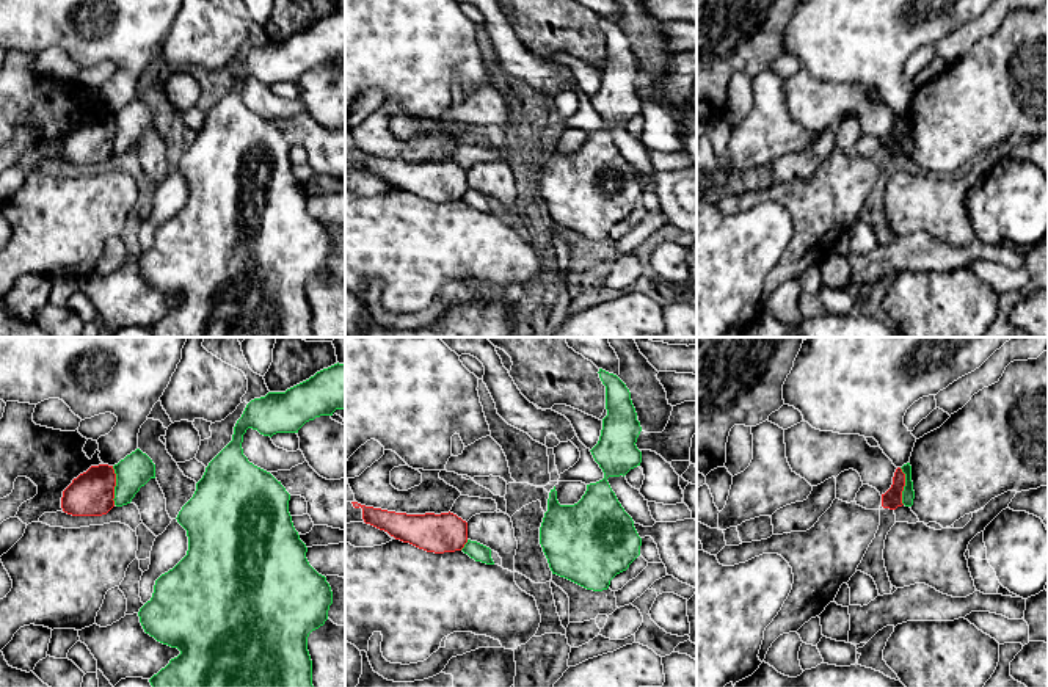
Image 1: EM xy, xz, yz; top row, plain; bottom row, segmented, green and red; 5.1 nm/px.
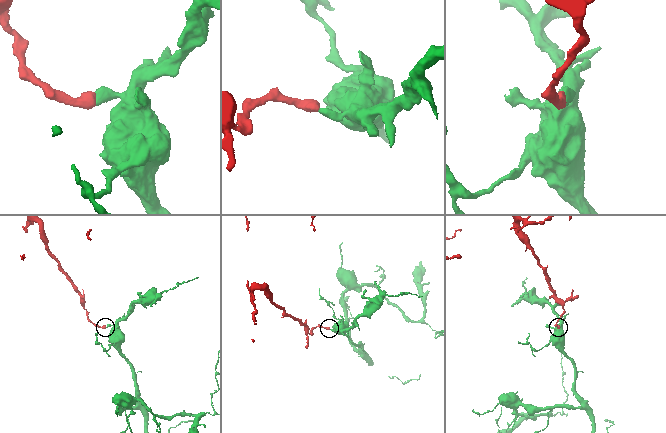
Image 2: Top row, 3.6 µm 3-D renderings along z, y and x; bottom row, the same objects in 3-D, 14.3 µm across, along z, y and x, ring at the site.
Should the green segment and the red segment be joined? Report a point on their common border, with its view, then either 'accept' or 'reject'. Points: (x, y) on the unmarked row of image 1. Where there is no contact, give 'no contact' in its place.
xy (116, 134) | reject

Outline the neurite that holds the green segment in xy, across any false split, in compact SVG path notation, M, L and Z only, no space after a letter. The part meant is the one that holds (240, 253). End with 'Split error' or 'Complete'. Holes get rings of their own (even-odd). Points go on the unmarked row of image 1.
M334 13L286 41L251 49L232 89L209 111L177 171L187 179L187 204L154 234L140 271L180 303L154 323L152 337L314 337L307 285L328 268L333 240L307 210L289 162L290 143L243 104L248 77L264 85L298 82L309 69L345 58L345 14Z. Complete

